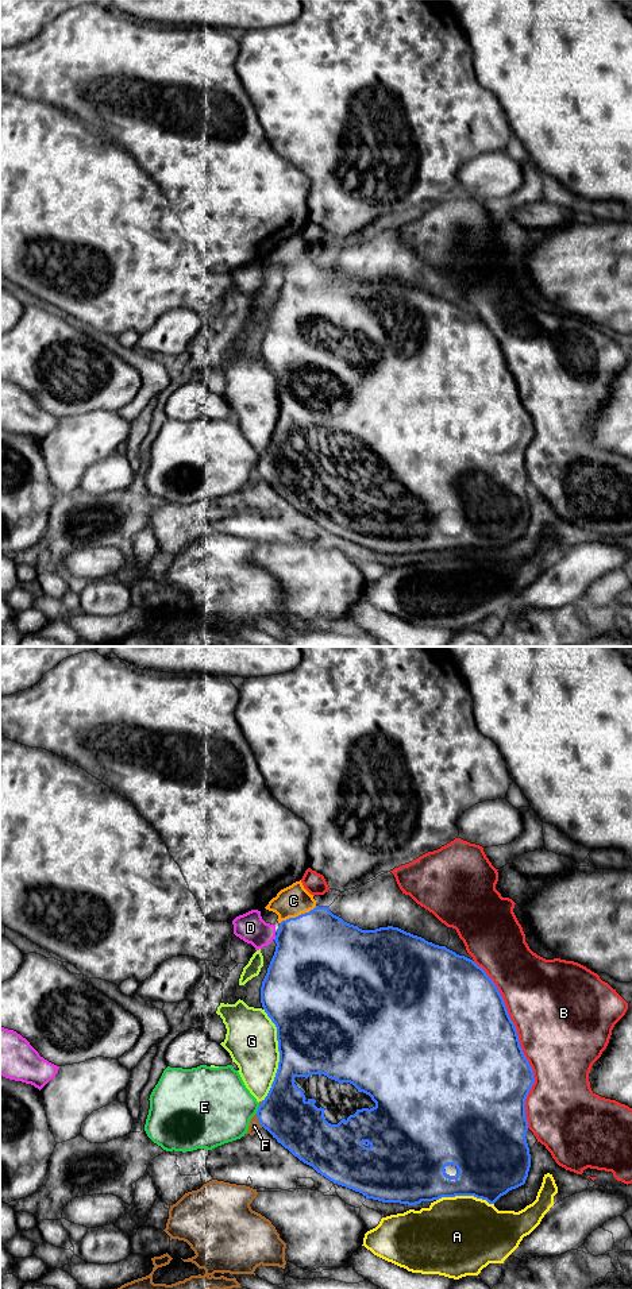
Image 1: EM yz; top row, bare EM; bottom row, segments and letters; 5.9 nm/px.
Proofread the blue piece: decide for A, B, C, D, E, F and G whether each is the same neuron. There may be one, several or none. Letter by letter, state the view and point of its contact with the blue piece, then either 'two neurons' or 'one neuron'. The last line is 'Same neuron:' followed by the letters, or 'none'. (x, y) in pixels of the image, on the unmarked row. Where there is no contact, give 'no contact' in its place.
A: contact yz (465, 547); two neurons
B: contact yz (519, 396); two neurons
C: contact yz (299, 267); one neuron
D: contact yz (276, 289); two neurons
E: contact yz (258, 460); two neurons
F: contact yz (258, 471); two neurons
G: contact yz (280, 406); two neurons
Same neuron: C

